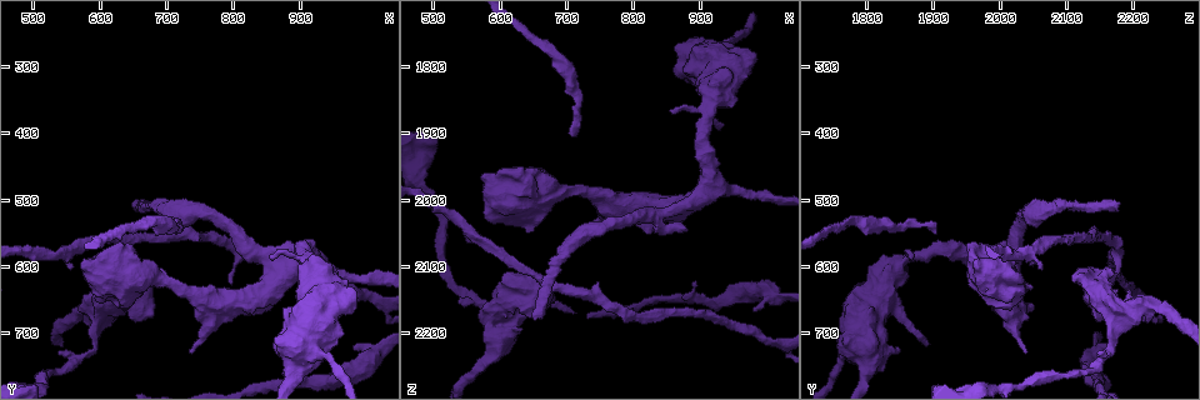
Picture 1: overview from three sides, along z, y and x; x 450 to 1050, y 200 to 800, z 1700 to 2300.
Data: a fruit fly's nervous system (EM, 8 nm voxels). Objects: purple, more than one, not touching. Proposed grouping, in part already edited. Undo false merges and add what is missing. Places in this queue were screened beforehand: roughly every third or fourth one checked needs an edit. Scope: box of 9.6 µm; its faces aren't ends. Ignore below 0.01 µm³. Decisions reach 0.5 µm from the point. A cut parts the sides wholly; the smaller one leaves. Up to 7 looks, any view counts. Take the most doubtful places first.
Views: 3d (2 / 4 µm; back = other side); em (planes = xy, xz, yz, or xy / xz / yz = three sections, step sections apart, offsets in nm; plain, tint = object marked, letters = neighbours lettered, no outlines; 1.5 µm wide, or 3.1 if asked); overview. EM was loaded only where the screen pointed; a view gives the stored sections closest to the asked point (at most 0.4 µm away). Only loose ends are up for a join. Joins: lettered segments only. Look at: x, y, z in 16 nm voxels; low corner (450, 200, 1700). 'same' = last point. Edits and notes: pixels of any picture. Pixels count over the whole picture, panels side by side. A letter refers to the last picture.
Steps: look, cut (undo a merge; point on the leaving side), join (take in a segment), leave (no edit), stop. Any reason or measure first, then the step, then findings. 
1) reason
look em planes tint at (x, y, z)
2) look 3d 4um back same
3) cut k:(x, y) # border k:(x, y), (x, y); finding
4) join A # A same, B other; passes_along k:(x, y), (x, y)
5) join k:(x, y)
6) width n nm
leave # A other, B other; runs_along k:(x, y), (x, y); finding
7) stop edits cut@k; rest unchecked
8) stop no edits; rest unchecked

an open end
look em yz step 4 tint at (715, 550, 1900)

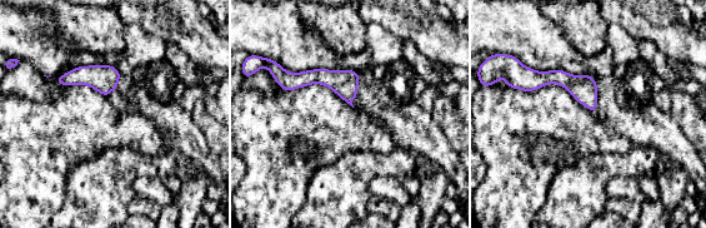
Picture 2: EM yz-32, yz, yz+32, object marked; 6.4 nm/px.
cut it another way
look em xy step 8 letters same

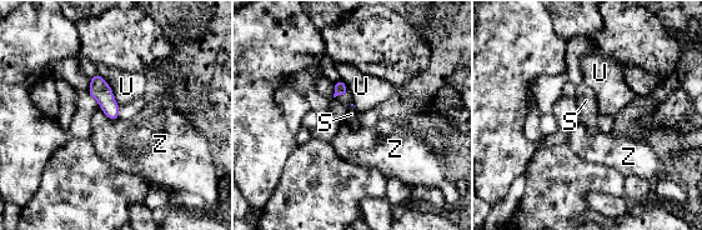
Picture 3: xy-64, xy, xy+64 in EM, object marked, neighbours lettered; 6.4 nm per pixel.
join S # S same, U other, Z other; it goes on there

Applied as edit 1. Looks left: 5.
see it whole again
look overview

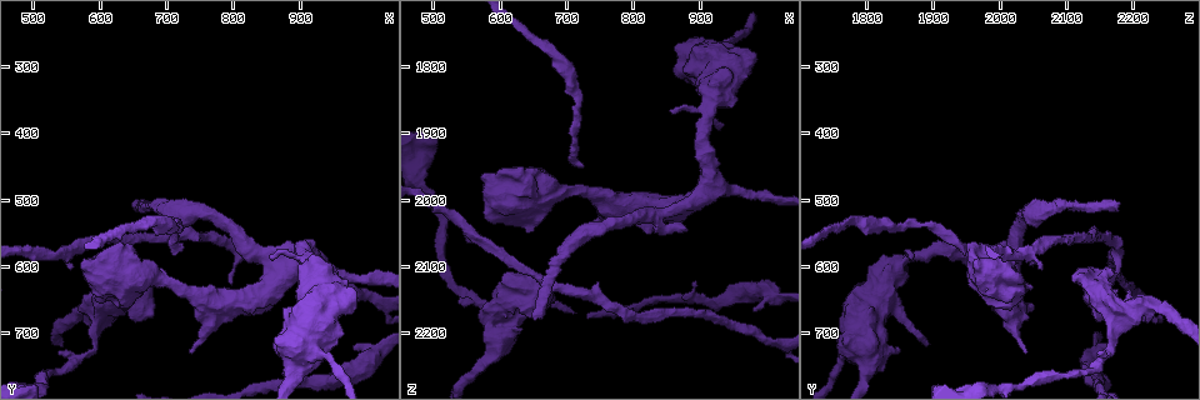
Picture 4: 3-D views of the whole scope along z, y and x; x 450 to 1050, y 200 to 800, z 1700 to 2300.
an open end
look em xy step 4 letters at (930, 725, 1890)

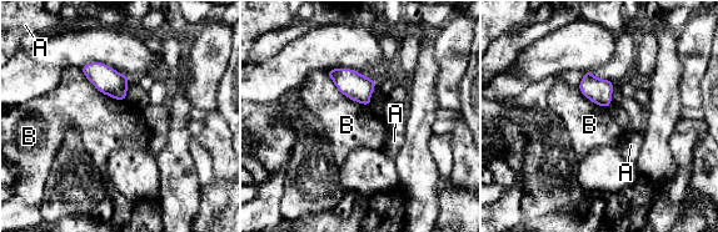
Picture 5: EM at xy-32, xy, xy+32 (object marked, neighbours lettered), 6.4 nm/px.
leave # A other, B other; border 5:(79, 69), (103, 94), (124, 101); none of them fits

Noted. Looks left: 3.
look 3d 2um at (560, 600, 2065)

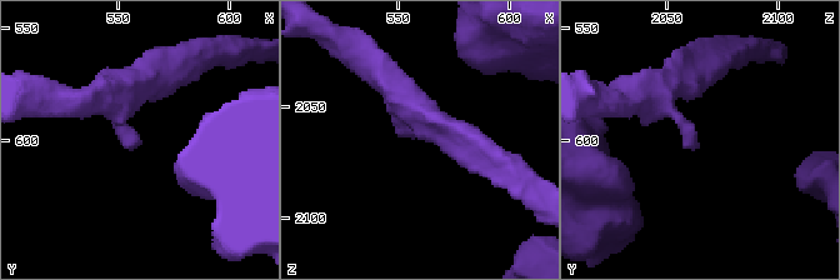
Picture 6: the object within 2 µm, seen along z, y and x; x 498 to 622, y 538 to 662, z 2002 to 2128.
look em xz step 4 tint at (557, 604, 2065)

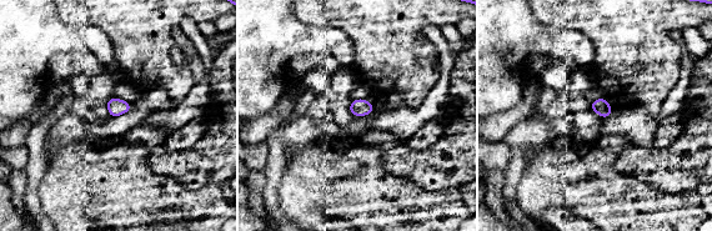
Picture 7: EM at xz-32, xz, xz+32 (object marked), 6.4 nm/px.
cut it another way
look em planes letters same

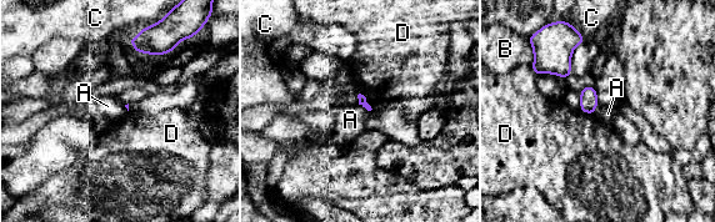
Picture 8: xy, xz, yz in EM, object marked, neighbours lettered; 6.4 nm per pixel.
leave # A other, B other, C other, D other; border 8:(359, 104), (368, 111); no lettered segment goes on from it

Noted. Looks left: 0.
stop edits join@3; rest unchecked

